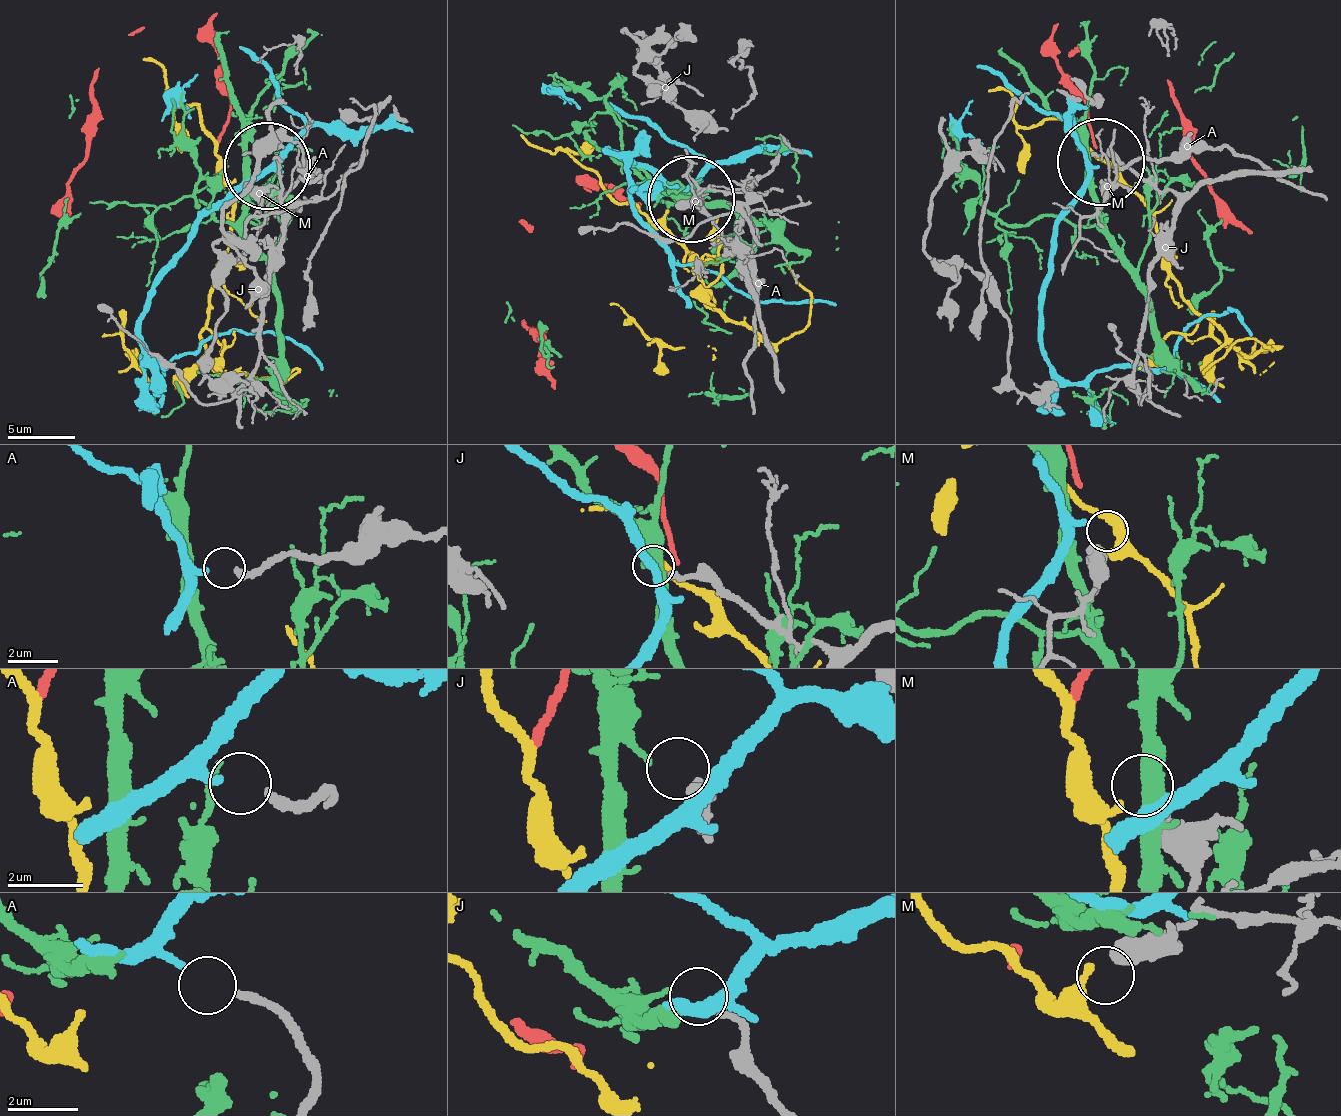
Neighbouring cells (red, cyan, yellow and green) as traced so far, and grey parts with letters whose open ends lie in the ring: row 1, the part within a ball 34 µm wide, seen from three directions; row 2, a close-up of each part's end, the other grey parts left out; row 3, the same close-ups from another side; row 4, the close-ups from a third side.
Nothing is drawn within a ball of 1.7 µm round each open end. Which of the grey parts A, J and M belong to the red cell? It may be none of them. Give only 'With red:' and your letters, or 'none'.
With red: none

